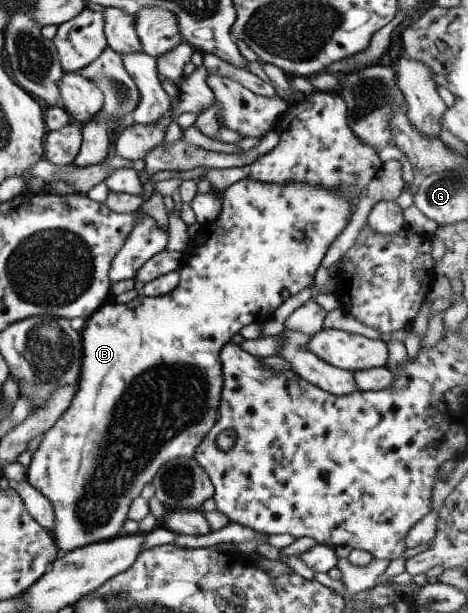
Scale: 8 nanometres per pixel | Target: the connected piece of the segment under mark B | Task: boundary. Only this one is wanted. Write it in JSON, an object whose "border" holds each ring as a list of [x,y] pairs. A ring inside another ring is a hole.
{"border":[[[250,177],[244,178],[225,188],[222,198],[222,208],[215,222],[213,239],[209,235],[187,255],[187,263],[179,269],[179,285],[171,293],[161,296],[137,296],[133,301],[123,304],[105,303],[98,311],[87,318],[84,328],[80,331],[82,339],[82,365],[78,380],[78,388],[71,400],[70,406],[63,412],[45,432],[45,436],[33,453],[32,460],[27,467],[25,481],[38,489],[52,503],[55,512],[54,529],[50,533],[58,547],[58,557],[73,551],[78,547],[108,540],[123,534],[123,523],[127,521],[129,507],[135,497],[141,495],[141,490],[147,483],[152,483],[157,470],[169,460],[179,457],[193,458],[195,450],[209,434],[218,417],[220,395],[223,387],[223,364],[220,352],[231,342],[234,335],[240,333],[243,327],[255,323],[259,316],[274,313],[281,304],[292,295],[314,283],[317,268],[322,265],[329,246],[349,223],[350,215],[355,209],[352,203],[352,193],[348,189],[332,189],[332,187],[318,187],[307,183],[265,183]]]}

